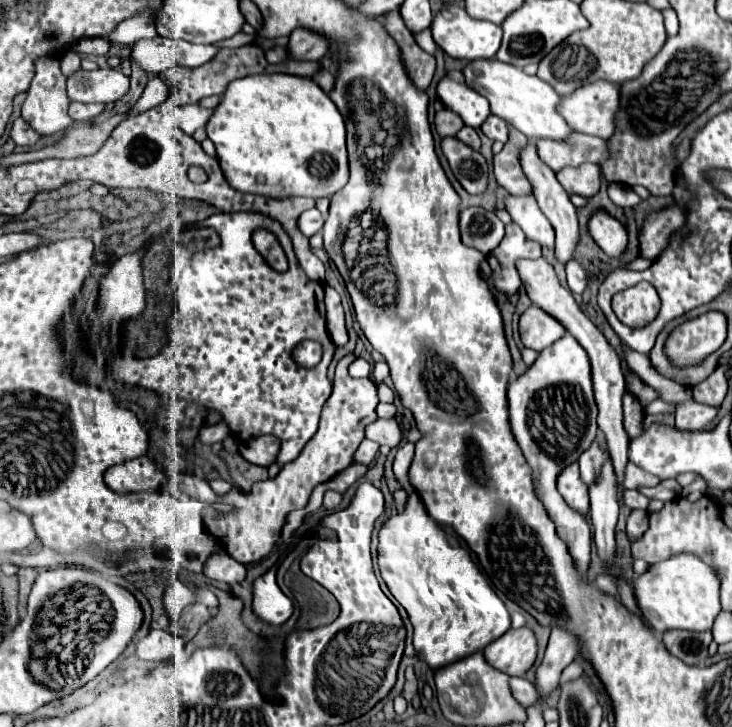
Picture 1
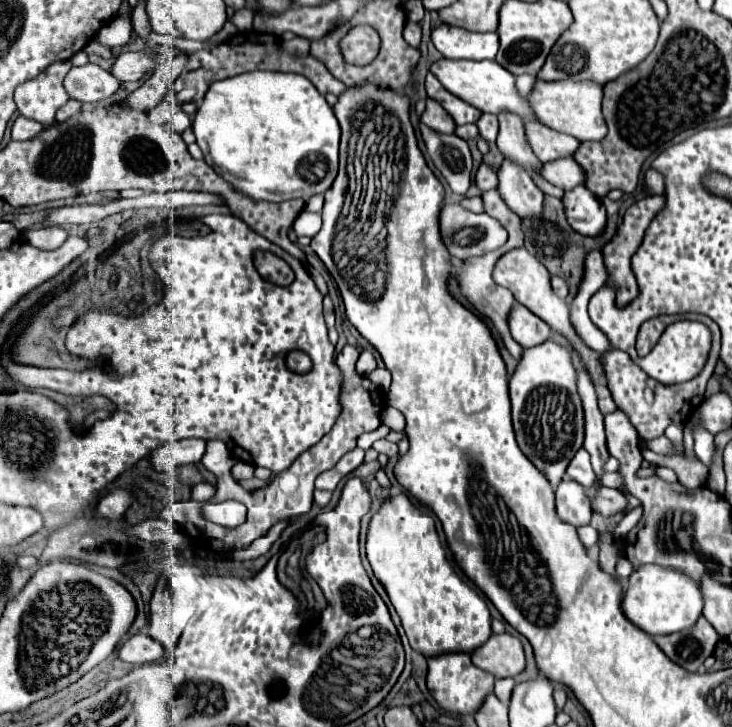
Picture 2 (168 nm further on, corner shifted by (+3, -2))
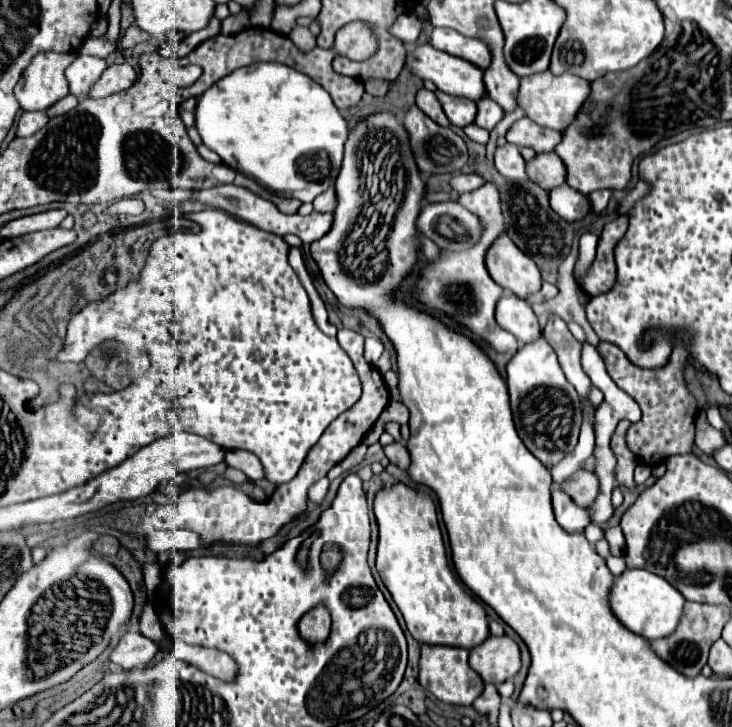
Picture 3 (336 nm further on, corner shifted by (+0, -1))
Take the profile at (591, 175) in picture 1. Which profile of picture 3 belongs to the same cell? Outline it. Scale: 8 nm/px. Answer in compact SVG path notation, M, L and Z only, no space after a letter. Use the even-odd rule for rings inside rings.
M551 152L551 154L537 154L531 162L527 162L527 174L529 180L539 184L541 188L553 190L567 180L567 168L563 160Z

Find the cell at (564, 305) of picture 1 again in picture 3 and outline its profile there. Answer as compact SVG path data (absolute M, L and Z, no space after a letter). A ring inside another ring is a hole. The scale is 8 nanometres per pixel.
M503 236L503 240L495 240L491 252L487 252L487 270L501 288L523 300L537 294L543 284L537 264L507 236Z

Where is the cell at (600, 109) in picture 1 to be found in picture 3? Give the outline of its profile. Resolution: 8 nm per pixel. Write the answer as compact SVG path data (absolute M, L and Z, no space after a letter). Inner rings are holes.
M549 70L543 74L521 78L521 86L517 92L519 106L525 108L527 118L537 122L539 126L553 128L559 132L563 132L565 128L569 128L575 122L575 116L581 112L581 108L589 100L589 96L591 96L591 82L587 82L579 76L571 76L571 74L553 76Z

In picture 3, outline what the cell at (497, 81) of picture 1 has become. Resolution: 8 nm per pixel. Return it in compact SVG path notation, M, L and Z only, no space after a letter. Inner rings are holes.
M431 44L417 46L413 50L411 50L411 46L407 46L407 68L415 76L419 76L421 80L431 80L441 92L451 94L451 96L461 96L461 98L469 98L473 102L479 102L487 94L485 82L483 82L483 74L485 74L483 68L477 68L475 64L471 64L463 58L435 50Z

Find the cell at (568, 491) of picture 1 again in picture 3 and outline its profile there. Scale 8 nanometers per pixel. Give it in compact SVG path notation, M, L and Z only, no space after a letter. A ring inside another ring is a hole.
M553 486L551 496L553 496L553 510L555 510L557 522L567 532L581 532L581 530L585 530L585 526L591 522L589 510L577 506L573 502L573 498L567 492L563 492L559 486Z

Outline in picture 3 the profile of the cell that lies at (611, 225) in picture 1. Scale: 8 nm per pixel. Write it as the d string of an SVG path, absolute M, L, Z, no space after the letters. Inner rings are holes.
M561 184L559 188L555 188L555 190L549 192L551 208L559 216L563 216L563 220L567 220L567 222L583 220L591 212L587 200L581 200L581 198L587 198L587 196L581 194L581 192L577 192L569 184Z

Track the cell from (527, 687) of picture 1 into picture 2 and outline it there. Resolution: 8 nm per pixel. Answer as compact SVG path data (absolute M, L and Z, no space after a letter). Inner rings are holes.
M498 679L498 681L496 681L496 685L494 685L494 695L496 695L504 705L508 705L514 685L516 685L516 683L514 683L514 679Z

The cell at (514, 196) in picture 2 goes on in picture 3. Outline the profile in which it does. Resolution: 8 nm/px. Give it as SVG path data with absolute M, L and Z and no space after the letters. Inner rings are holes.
M505 144L495 150L495 168L507 180L513 180L513 182L527 182L529 180L525 160L519 154L519 148L515 148L513 144Z

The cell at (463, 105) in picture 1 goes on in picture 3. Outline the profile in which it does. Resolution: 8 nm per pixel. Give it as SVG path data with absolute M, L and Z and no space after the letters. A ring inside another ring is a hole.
M435 90L437 94L437 100L441 102L447 118L451 120L453 126L469 126L471 122L475 122L475 116L477 116L477 102L473 100L463 100L463 98L457 98L457 96L447 96L445 92L439 92Z

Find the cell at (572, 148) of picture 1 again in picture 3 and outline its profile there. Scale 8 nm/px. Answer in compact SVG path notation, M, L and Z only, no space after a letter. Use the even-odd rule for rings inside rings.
M521 118L509 128L507 142L519 148L523 146L533 148L537 154L541 154L541 152L553 152L555 146L561 142L561 134L557 130L543 128L529 118Z

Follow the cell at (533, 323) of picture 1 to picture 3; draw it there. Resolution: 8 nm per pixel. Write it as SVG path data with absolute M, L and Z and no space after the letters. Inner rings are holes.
M505 294L495 310L495 320L499 326L503 326L507 332L511 332L519 344L535 342L541 336L539 320L531 306L517 298L515 294Z

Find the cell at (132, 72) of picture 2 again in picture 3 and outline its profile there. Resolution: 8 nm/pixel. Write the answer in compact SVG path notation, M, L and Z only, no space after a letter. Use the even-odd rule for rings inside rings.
M123 62L123 64L115 64L115 66L109 66L101 80L95 84L95 88L91 90L91 98L105 98L105 96L111 96L111 94L117 94L117 92L123 92L127 88L131 88L137 80L137 72L133 70L131 64Z

